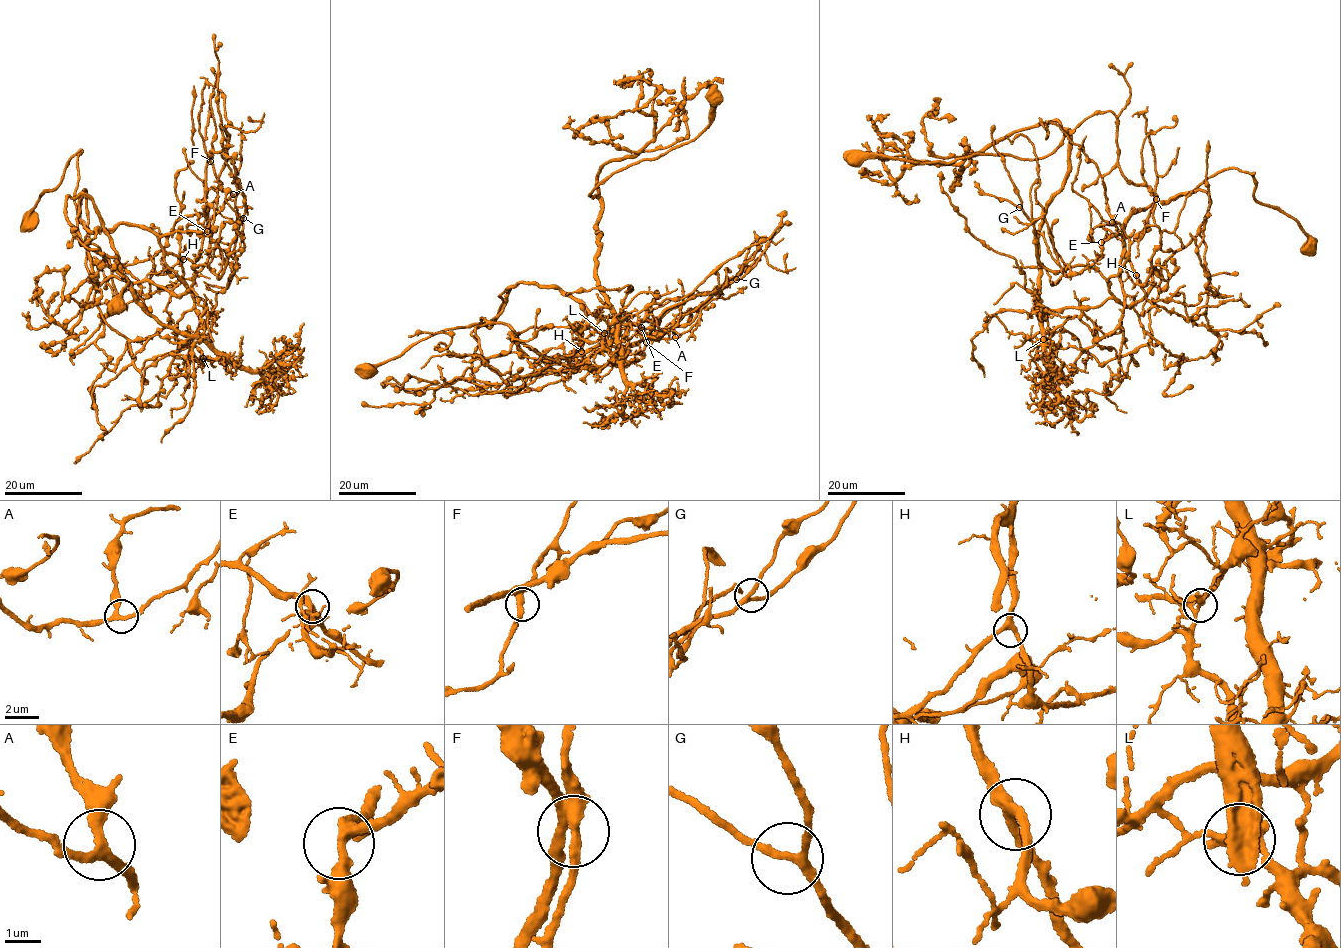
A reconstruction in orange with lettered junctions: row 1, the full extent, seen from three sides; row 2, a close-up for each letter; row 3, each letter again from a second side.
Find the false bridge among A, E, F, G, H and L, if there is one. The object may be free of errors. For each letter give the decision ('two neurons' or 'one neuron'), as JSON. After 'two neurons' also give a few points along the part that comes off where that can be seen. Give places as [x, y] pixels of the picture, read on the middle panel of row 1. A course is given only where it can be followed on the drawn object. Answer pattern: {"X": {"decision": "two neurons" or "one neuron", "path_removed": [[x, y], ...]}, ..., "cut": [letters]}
{"A": {"decision": "one neuron"}, "E": {"decision": "one neuron"}, "F": {"decision": "one neuron"}, "G": {"decision": "one neuron"}, "H": {"decision": "one neuron"}, "L": {"decision": "two neurons", "path_removed": [[604, 333], [614, 354], [596, 268], [597, 174], [653, 137], [655, 119], [638, 109], [658, 90], [616, 83]]}, "cut": ["L"]}

